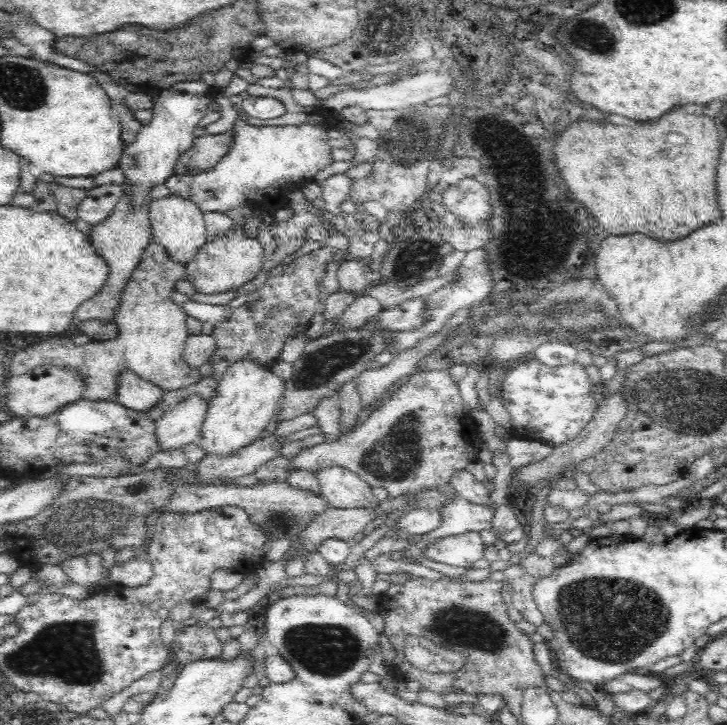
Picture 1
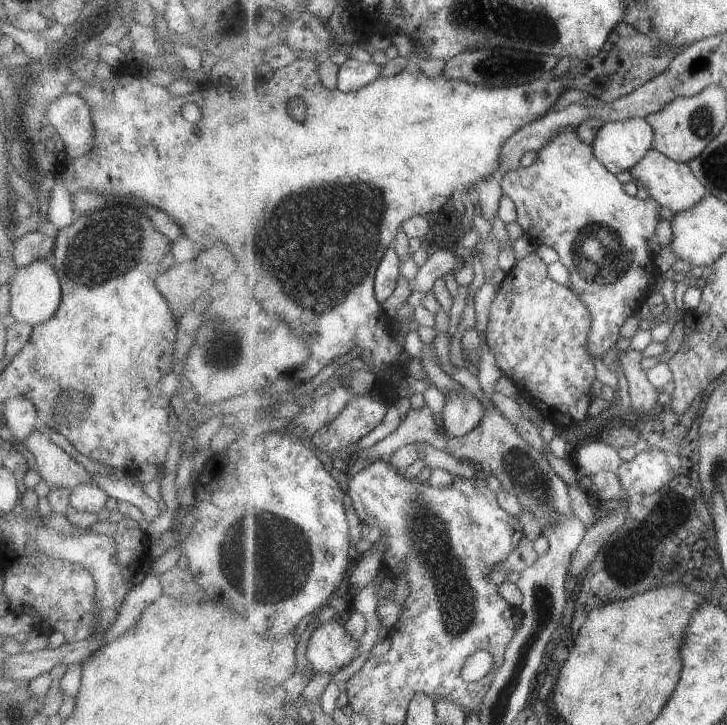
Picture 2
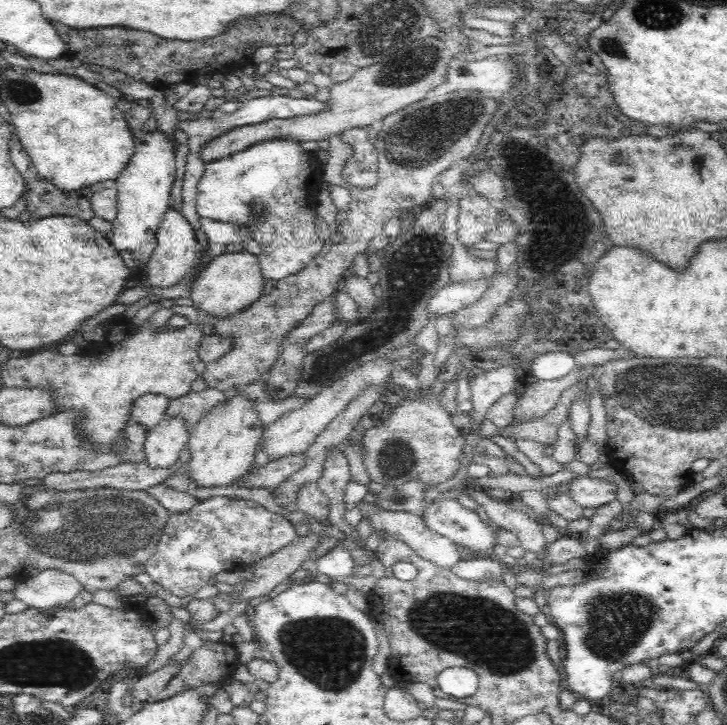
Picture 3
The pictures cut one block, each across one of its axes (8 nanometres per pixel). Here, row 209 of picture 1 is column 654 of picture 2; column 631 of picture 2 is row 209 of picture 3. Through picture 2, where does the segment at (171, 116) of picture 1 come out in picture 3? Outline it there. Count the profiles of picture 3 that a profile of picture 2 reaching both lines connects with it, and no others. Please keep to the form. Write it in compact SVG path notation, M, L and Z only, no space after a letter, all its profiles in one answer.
M158 130L136 135L135 149L136 154L128 168L113 182L117 187L117 215L108 236L129 268L144 266L154 252L157 230L171 207L170 190L177 174L175 152Z

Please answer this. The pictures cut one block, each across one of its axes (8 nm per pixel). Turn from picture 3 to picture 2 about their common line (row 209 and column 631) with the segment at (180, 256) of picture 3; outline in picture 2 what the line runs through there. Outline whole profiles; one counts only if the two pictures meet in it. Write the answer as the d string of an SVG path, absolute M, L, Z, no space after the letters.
M657 149L649 150L647 156L631 168L630 174L633 180L639 180L645 184L649 194L659 204L671 208L675 213L693 208L697 202L701 202L705 198L705 194L709 193L708 186L705 186L701 179L697 178L689 163L677 162Z

